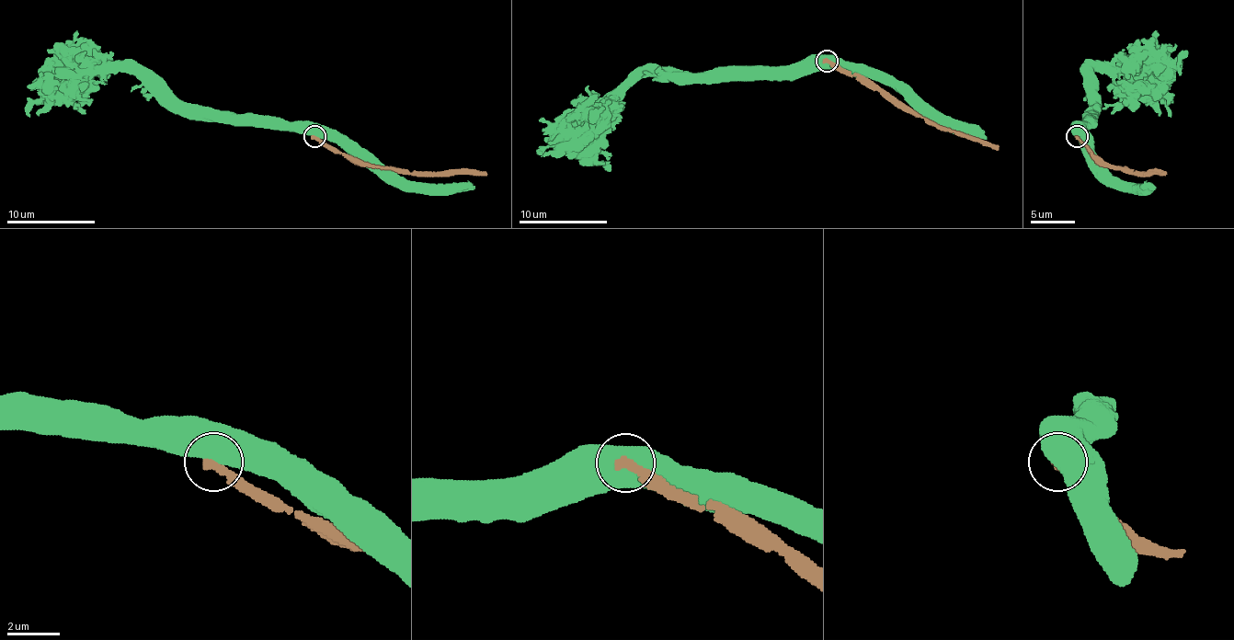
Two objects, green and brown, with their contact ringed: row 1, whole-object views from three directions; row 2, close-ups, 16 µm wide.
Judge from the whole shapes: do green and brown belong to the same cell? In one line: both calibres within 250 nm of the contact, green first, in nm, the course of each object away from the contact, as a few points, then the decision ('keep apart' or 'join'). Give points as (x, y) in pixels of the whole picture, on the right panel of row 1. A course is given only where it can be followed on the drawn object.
750 nm thick on the green side, 340 nm on the other; green runs (1078, 136), (1091, 118), (1091, 74), (1095, 70), (1135, 74), (1168, 108), (1170, 116); brown runs (1078, 136), (1108, 166), (1166, 173); keep apart

